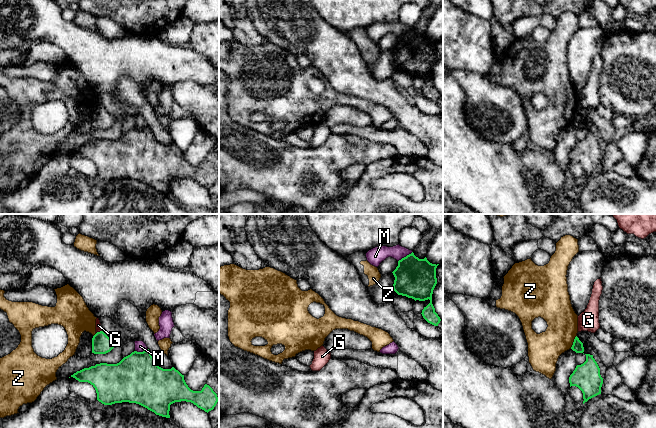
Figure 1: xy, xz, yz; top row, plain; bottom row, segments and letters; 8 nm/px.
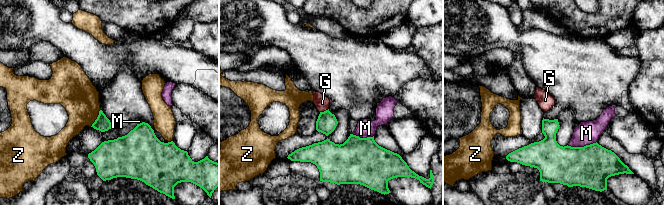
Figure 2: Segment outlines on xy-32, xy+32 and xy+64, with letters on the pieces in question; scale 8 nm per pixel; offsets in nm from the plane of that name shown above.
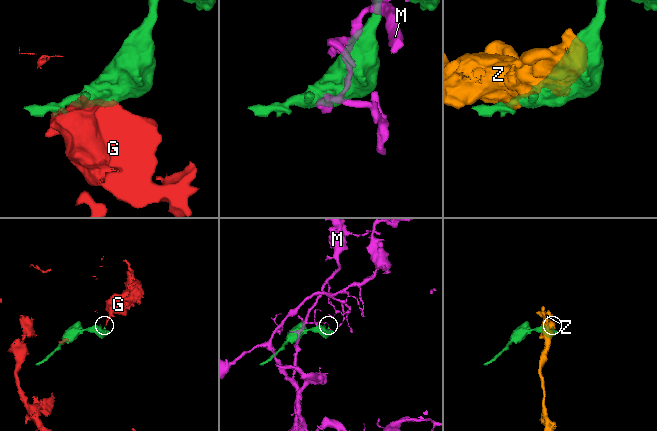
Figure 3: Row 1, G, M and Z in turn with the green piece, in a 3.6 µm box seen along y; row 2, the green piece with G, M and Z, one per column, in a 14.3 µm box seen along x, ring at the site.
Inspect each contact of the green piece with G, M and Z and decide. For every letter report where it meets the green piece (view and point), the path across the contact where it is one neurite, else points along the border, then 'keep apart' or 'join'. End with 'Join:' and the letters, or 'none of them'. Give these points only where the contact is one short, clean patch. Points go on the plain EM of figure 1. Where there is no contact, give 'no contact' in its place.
G: meets green in xy at (98, 108); border along xy (101, 106), (96, 109); keep apart
M: meets green in xz at (406, 32); keep apart
Z: meets green in yz at (573, 118); keep apart
Join: none of them

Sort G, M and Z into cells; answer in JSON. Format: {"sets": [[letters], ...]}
{"sets": [["G"], ["M"], ["Z"]]}

